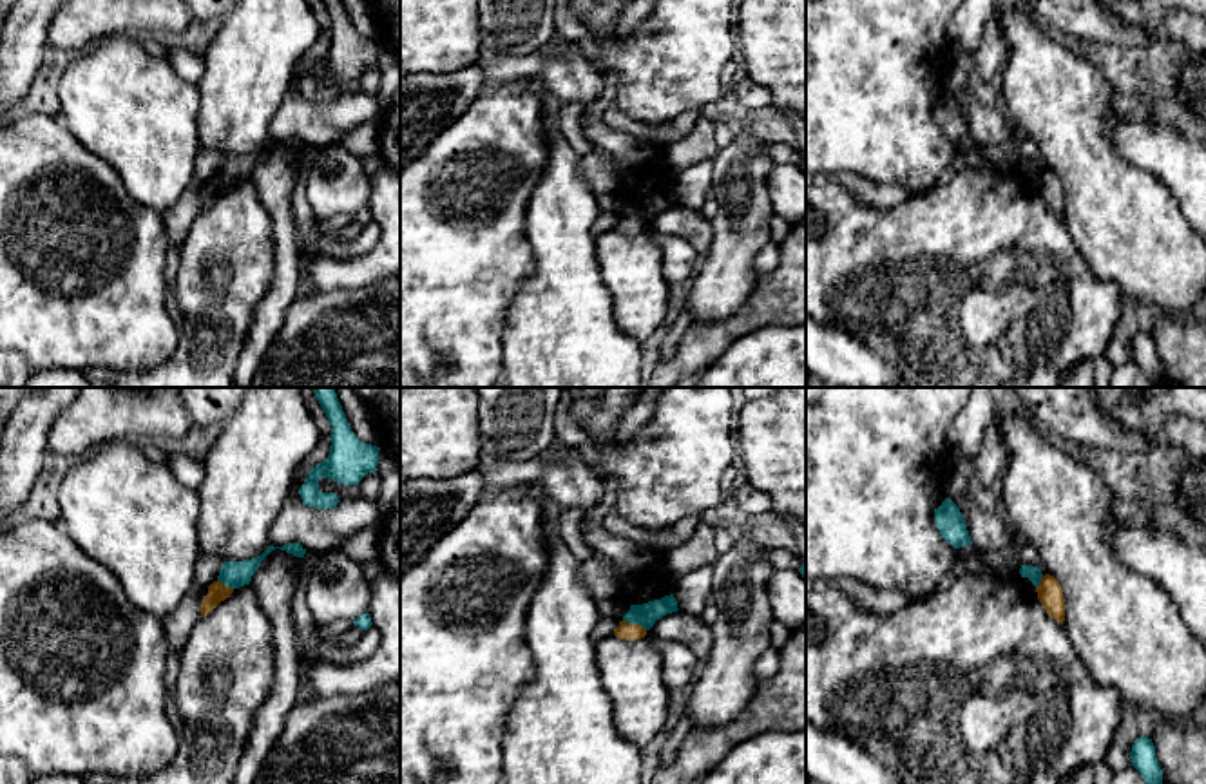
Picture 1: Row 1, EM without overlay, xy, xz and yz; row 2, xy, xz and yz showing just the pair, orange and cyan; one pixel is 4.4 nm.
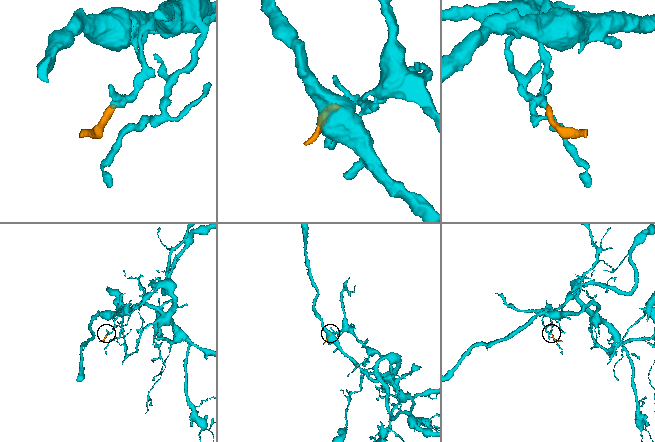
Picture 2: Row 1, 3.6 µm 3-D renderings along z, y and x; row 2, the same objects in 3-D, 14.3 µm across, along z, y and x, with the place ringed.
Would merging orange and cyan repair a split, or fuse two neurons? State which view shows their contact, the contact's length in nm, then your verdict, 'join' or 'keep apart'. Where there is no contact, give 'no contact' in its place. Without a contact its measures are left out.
xz | 120 nm | keep apart

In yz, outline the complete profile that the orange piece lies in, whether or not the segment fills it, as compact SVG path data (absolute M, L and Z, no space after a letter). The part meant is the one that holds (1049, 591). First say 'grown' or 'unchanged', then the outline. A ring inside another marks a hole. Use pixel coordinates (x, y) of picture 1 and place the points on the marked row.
unchanged; M1045 574L1036 588L1038 599L1050 617L1063 625L1065 621L1065 599L1063 590L1058 579L1050 574Z

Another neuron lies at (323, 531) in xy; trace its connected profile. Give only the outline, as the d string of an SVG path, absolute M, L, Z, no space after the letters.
M321 436L297 476L297 491L284 502L270 529L270 545L301 543L319 554L337 552L346 538L377 523L377 502L362 496L340 500L333 509L313 509L302 503L299 489L308 473L330 454L330 440Z

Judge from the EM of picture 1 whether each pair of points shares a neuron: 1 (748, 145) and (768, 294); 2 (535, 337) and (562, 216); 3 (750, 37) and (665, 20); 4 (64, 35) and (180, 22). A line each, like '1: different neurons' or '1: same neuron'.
1: different neurons
2: same neuron
3: different neurons
4: same neuron

